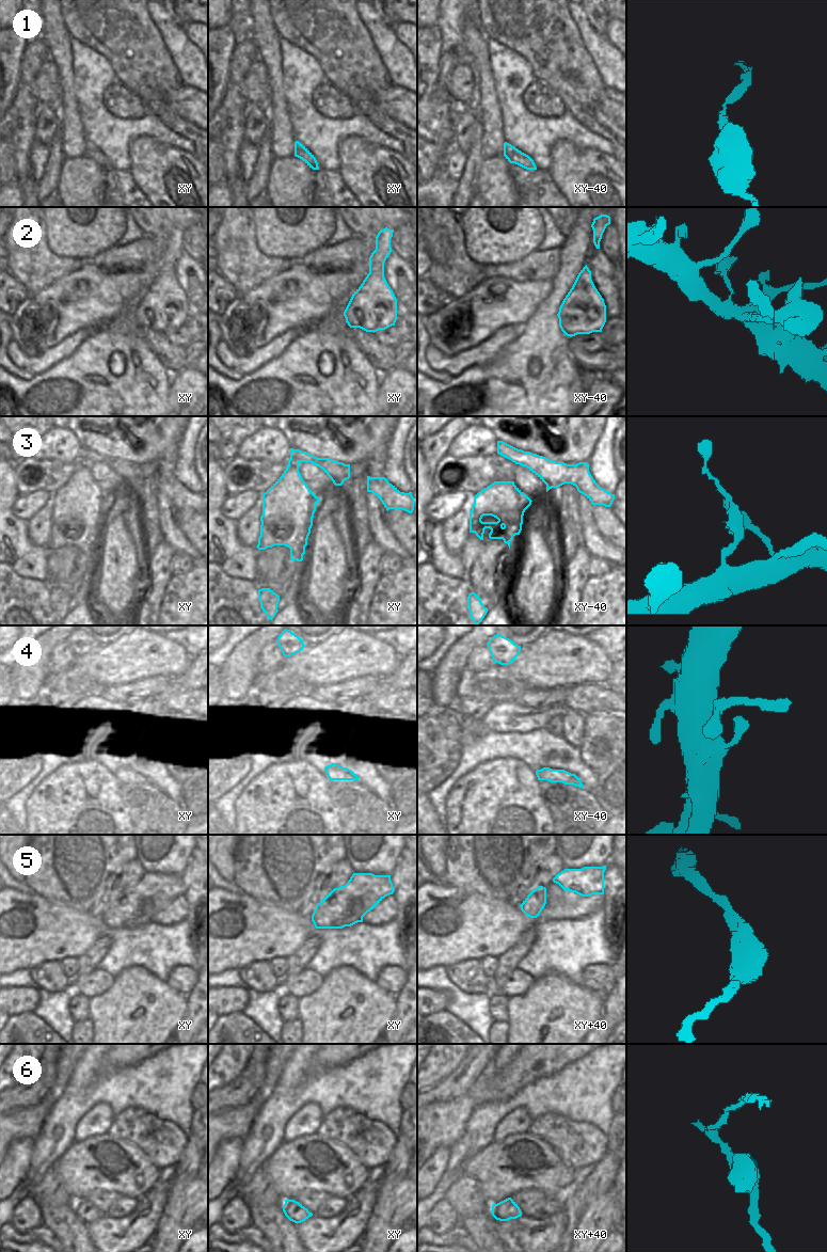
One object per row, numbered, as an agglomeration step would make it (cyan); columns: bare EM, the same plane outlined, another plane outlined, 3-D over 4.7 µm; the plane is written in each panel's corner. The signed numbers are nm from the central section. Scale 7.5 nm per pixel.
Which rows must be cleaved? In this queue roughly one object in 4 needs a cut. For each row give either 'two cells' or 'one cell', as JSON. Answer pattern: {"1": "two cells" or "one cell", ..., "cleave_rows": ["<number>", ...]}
{"1": "one cell", "2": "one cell", "3": "one cell", "4": "one cell", "5": "one cell", "6": "one cell", "cleave_rows": []}

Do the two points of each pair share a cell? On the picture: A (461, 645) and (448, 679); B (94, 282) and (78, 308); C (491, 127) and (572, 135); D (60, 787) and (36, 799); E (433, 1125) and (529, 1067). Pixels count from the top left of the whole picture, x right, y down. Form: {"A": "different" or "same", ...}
{"A": "same", "B": "same", "C": "different", "D": "same", "E": "same"}

